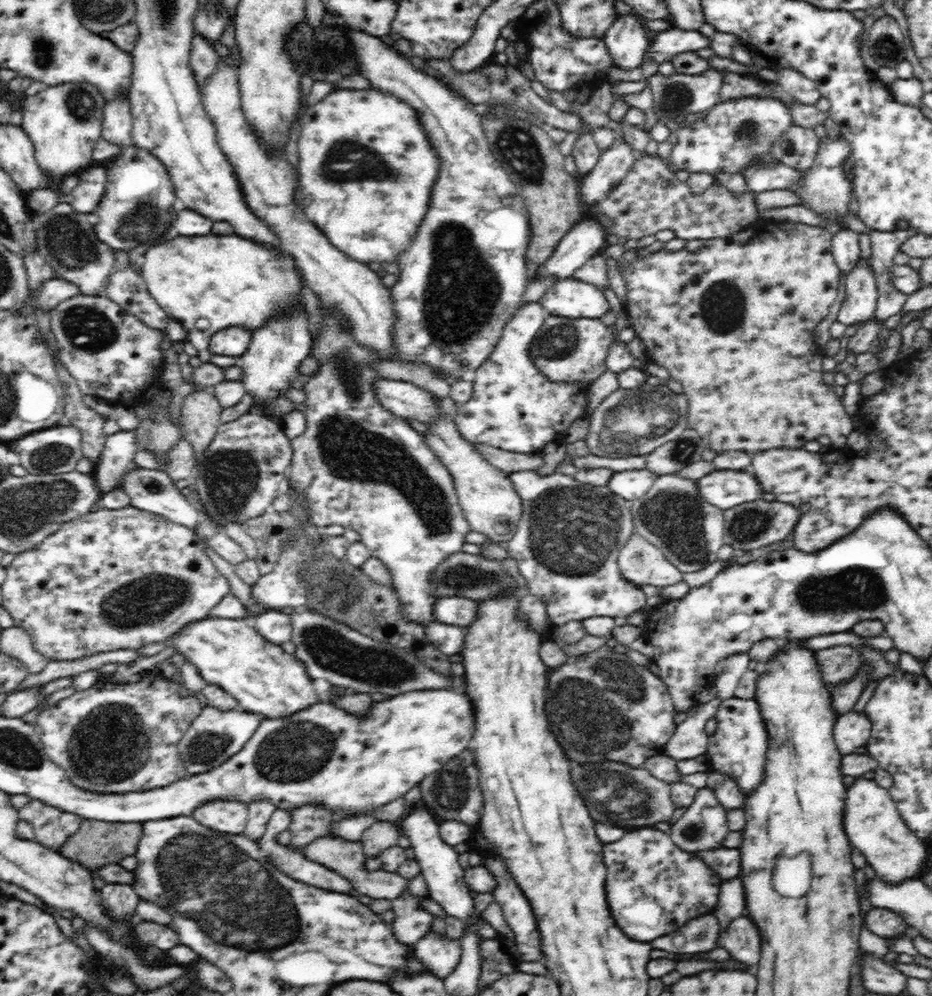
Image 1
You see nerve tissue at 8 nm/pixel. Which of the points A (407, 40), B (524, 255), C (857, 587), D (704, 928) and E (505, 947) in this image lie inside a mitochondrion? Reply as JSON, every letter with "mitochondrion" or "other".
{"A":"other","B":"other","C":"mitochondrion","D":"mitochondrion","E":"other"}

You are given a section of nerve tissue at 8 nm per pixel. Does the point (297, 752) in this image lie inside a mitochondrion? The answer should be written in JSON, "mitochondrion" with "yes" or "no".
{"mitochondrion":"yes"}

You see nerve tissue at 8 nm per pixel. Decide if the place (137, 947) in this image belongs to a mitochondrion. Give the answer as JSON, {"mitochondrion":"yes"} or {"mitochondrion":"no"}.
{"mitochondrion":"no"}

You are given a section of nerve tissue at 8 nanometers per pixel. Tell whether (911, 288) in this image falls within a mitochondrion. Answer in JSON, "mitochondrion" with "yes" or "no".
{"mitochondrion":"no"}

